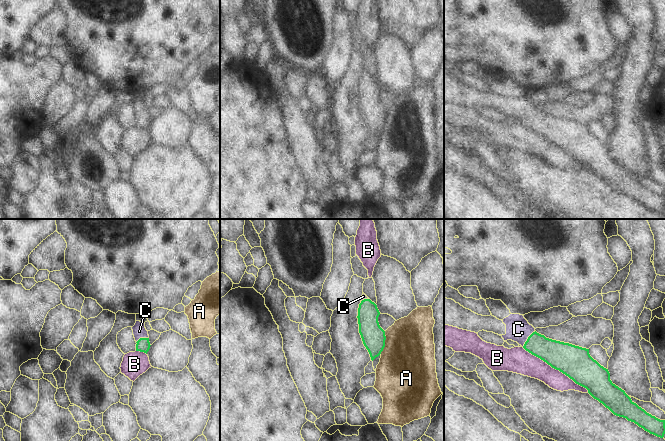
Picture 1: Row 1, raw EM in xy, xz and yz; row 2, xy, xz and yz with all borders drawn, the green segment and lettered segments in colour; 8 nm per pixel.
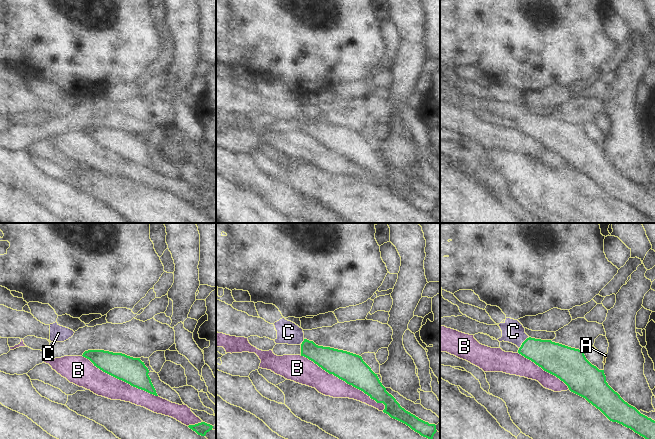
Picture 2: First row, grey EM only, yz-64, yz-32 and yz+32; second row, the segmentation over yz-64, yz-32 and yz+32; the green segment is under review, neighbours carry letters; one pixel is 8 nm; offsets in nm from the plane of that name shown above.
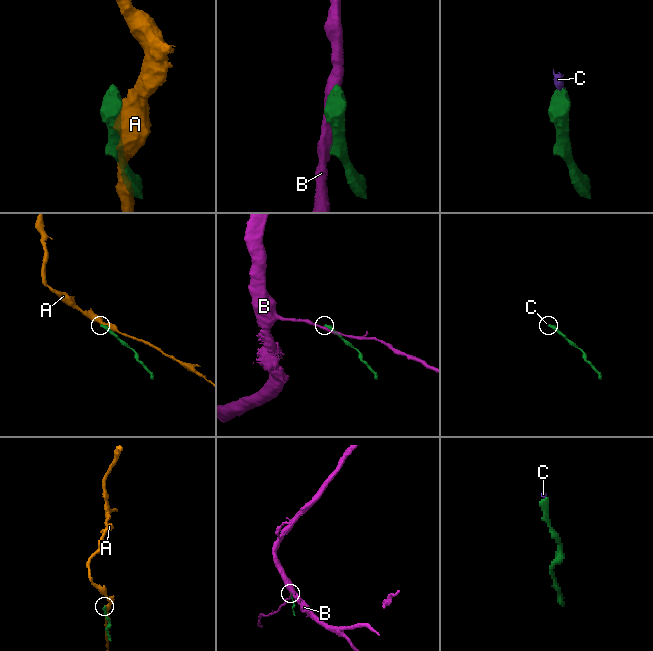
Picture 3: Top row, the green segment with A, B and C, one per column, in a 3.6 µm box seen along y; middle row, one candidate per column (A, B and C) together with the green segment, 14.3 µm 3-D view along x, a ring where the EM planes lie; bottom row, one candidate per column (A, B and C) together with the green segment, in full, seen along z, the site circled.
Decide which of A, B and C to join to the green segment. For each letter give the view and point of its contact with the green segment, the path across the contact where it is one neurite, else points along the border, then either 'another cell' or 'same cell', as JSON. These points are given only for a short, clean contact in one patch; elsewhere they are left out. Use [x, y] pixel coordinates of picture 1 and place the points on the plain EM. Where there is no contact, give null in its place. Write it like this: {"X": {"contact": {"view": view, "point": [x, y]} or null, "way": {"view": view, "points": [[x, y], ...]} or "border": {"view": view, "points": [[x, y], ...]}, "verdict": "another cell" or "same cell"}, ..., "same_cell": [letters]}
{"A": {"contact": {"view": "xz", "point": [384, 119]}, "verdict": "another cell"}, "B": {"contact": {"view": "yz", "point": [556, 145]}, "verdict": "another cell"}, "C": {"contact": {"view": "yz", "point": [528, 114]}, "way": {"view": "yz", "points": [[555, 129], [539, 122], [528, 114], [518, 105]]}, "verdict": "same cell"}, "same_cell": ["C"]}

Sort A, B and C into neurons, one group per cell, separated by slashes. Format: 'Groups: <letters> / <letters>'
Groups: A / B / C.

